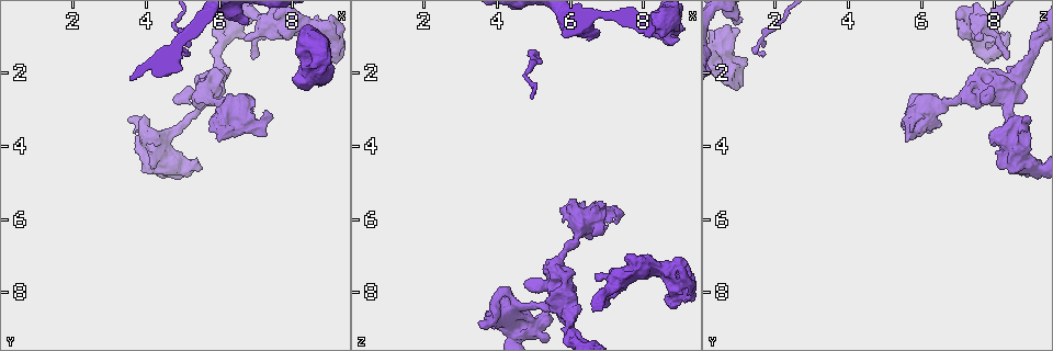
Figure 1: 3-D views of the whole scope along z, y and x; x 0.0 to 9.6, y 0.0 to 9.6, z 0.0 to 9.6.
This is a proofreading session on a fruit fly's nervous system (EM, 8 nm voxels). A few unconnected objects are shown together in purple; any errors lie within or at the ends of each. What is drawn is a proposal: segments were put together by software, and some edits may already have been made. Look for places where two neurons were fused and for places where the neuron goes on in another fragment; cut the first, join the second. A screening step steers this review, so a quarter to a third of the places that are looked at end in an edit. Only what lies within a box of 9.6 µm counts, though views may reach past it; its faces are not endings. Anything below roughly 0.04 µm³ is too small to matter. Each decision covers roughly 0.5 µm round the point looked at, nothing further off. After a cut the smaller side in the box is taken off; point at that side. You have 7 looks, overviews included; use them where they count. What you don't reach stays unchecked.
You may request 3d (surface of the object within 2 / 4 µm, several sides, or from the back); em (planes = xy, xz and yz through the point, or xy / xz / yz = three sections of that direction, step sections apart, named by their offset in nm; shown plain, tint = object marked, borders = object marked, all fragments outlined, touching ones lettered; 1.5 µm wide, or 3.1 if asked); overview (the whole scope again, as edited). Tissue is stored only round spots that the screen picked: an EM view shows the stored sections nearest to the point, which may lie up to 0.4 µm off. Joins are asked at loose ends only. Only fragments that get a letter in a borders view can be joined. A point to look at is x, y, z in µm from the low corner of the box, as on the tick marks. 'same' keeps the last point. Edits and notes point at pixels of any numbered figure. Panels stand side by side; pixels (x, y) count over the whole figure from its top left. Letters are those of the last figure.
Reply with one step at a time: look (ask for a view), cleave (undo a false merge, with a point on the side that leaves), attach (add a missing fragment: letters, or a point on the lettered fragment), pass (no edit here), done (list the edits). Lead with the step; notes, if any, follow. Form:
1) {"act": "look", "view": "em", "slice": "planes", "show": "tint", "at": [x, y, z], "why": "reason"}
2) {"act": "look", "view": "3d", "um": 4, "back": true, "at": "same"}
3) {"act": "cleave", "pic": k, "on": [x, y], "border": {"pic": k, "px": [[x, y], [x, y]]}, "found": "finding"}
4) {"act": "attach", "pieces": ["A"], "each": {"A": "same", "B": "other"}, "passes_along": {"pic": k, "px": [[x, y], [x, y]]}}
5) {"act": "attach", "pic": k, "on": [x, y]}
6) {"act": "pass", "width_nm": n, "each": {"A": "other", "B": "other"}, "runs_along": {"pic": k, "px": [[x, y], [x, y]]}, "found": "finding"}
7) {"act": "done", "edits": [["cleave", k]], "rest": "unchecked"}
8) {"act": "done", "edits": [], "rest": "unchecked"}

{"act": "look", "view": "em", "slice": "planes", "show": "tint", "at": [8.55, 2.10, 0.80], "why": "thick turns thin"}

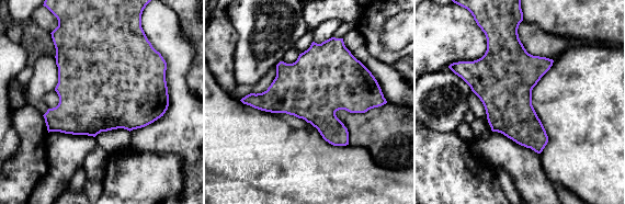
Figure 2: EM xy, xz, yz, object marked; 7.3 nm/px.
{"act": "look", "view": "em", "slice": "planes", "show": "borders", "at": "same", "why": "what lies round it"}

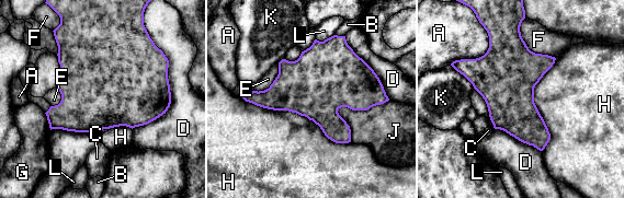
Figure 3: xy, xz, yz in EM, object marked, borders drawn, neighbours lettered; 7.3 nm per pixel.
{"act": "pass", "width_nm": 480, "each": {"A": "other", "B": "other", "C": "other", "D": "other", "E": "other", "F": "other", "G": "other", "H": "other", "J": "other", "K": "other", "L": "other"}, "border": {"pic": 3, "px": [[387, 101], [338, 109], [350, 141]]}, "found": "continuous, no second neuron"}

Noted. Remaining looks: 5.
{"act": "look", "view": "3d", "um": 4, "at": [8.85, 0.90, 8.30]}

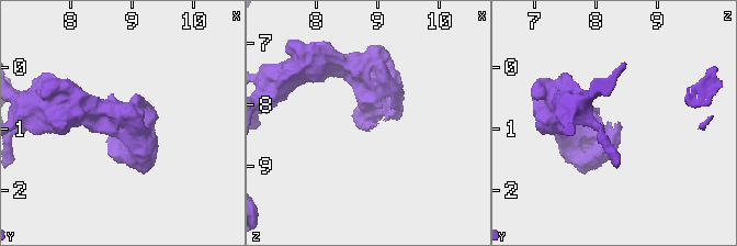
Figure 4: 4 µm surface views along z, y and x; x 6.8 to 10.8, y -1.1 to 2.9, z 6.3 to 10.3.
{"act": "look", "view": "em", "slice": "xz", "step": 8, "show": "tint", "at": [8.80, 0.90, 8.40], "why": "shape alone is not enough"}

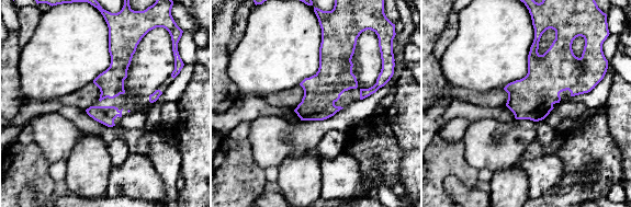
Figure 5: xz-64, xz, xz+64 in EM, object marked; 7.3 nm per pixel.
{"act": "look", "view": "em", "slice": "planes", "show": "borders", "at": "same", "why": "another direction"}

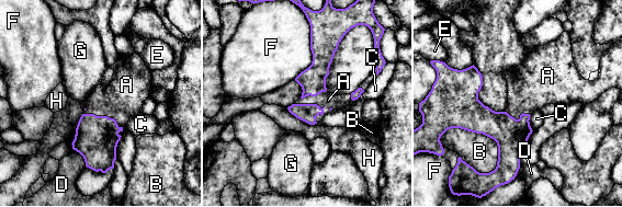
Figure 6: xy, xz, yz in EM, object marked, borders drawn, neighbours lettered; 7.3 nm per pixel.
{"act": "attach", "pieces": ["A"], "each": {"A": "same", "B": "other", "C": "other", "D": "other", "E": "other", "F": "other", "G": "other", "H": "other"}, "found": "it goes on there"}

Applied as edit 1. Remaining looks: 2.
{"act": "look", "view": "em", "slice": "planes", "show": "borders", "at": [5.40, 4.35, 8.65], "why": "stops while still wide"}

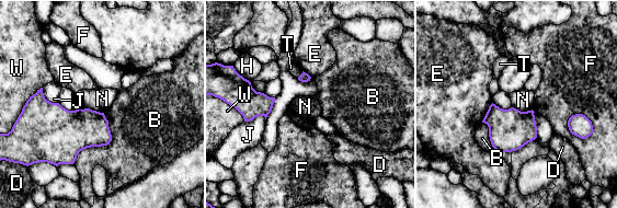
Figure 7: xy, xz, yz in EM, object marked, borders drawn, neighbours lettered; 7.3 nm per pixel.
{"act": "pass", "each": {"B": "other", "D": "other", "E": "other", "F": "other", "H": "other", "J": "other", "N": "other", "T": "other", "W": "other"}, "border": {"pic": 7, "px": [[104, 113], [111, 140], [72, 163]]}, "found": "no lettered fragment goes on from it"}

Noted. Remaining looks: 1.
{"act": "done", "edits": [["attach", 6]], "rest": "unchecked"}

